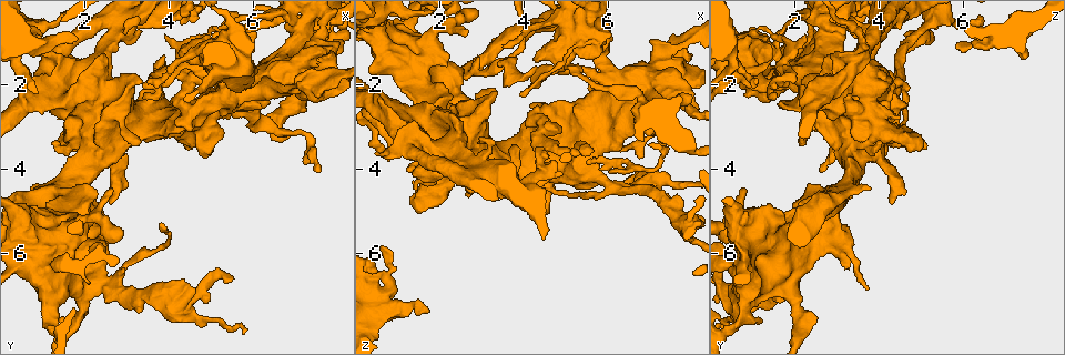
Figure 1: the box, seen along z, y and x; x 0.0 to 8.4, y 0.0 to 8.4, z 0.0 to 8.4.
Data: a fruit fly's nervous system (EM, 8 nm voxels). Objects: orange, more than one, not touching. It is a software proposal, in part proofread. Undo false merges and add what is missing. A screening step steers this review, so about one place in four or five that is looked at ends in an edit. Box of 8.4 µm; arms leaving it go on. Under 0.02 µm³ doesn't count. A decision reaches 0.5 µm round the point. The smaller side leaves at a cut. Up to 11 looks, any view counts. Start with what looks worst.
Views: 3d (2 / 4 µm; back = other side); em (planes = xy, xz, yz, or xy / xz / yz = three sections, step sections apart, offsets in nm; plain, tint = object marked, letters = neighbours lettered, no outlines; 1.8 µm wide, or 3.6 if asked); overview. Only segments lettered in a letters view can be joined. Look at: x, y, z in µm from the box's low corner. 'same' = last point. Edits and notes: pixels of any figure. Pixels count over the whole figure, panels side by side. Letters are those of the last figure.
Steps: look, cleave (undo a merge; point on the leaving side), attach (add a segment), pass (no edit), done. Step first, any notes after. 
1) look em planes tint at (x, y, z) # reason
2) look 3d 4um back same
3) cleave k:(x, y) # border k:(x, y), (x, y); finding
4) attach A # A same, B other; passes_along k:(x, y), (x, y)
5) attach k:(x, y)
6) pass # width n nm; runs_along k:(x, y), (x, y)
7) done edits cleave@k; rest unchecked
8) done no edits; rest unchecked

look em xy step 16 letters at (7.75, 0.65, 5.05)

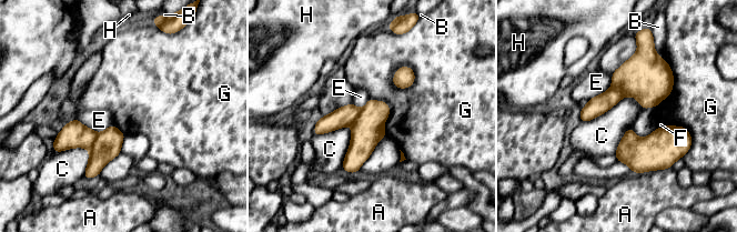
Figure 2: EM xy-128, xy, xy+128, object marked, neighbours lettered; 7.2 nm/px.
pass # A other, B other, C other, E other, F other, G other, H other; border 2:(414, 71), (400, 67), (391, 81); continuous, no second cell

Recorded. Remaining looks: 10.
look em 3.6um planes letters at (7.60, 1.90, 1.25) # side arm on a straight run

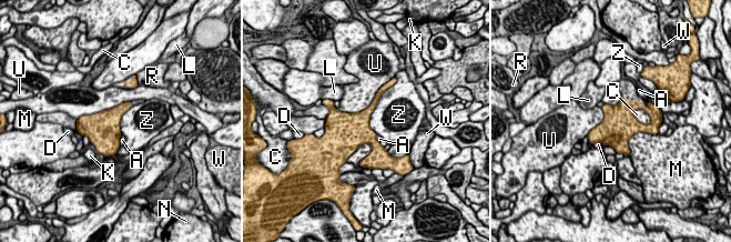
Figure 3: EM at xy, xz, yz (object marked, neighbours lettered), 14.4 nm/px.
pass # A other, C other, D other, K other, L other, M other, N other, R other, U other, W other, Z other; border 3:(387, 88), (369, 118), (376, 134); continuous, no second cell

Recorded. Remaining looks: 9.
look 3d 4um at (4.40, 2.60, 2.85)

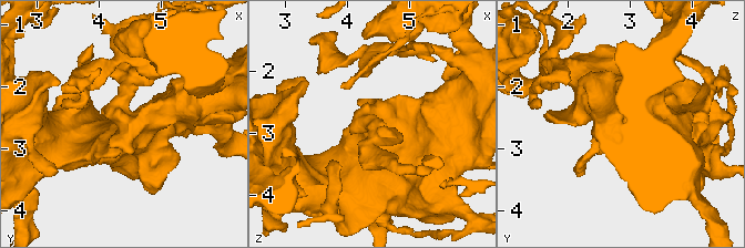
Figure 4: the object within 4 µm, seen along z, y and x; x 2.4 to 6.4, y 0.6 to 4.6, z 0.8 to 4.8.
look em planes tint at (4.40, 2.60, 2.80) # now the EM

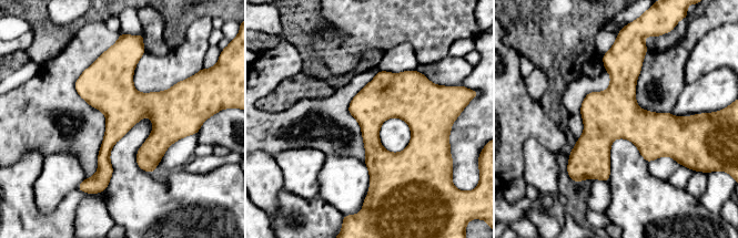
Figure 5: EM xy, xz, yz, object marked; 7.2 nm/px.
look em planes letters same

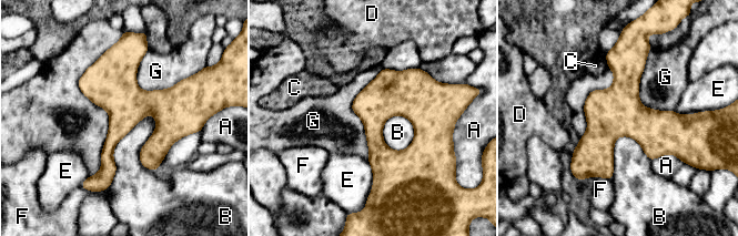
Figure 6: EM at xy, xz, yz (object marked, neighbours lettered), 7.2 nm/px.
pass # width 300 nm; A other, B other, C other, D other, E other, F other, G other; one cell here

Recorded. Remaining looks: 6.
look em planes letters at (2.40, 2.85, 3.25)

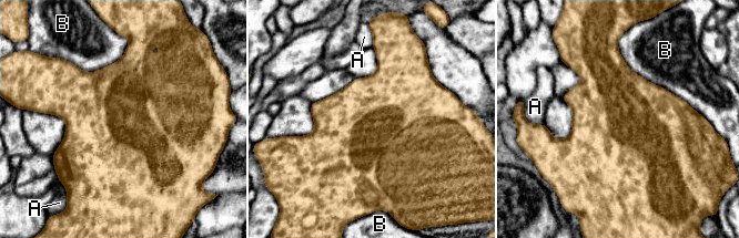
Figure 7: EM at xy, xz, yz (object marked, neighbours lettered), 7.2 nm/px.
pass # longest_contact B 750 nm; A other, B other; border 7:(617, 47), (634, 72), (697, 112); one cell here

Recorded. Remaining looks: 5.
done no edits; rest unchecked

